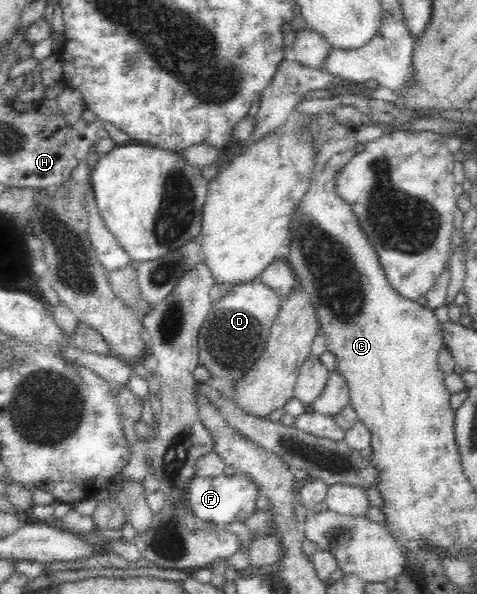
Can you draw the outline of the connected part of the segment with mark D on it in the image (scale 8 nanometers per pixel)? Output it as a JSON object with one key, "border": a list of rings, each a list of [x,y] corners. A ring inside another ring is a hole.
{"border":[[[253,279],[233,285],[223,292],[219,302],[213,302],[199,330],[198,361],[210,373],[210,378],[222,378],[234,384],[265,352],[270,328],[279,312],[282,298],[263,282]]]}

